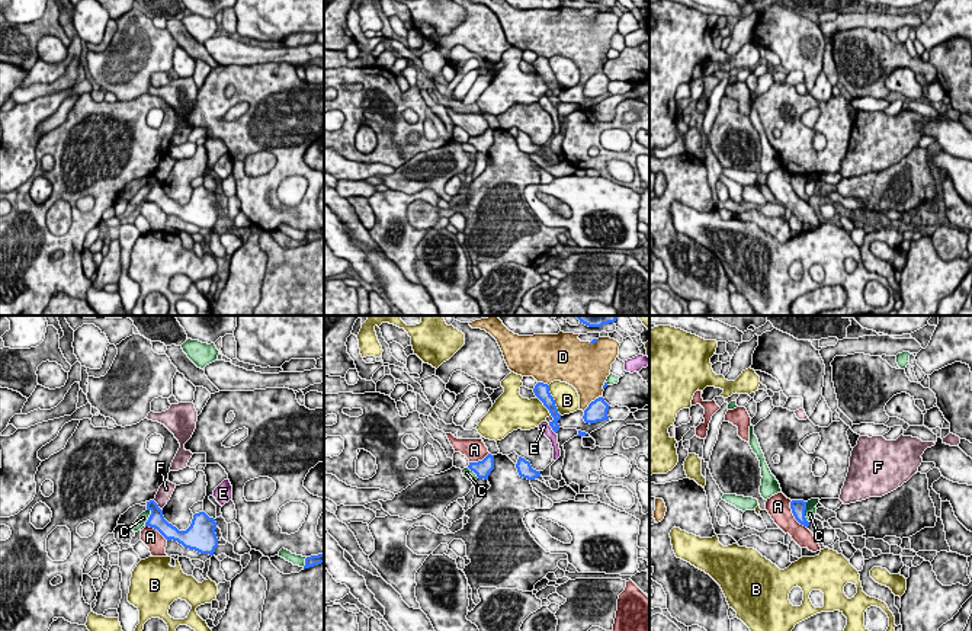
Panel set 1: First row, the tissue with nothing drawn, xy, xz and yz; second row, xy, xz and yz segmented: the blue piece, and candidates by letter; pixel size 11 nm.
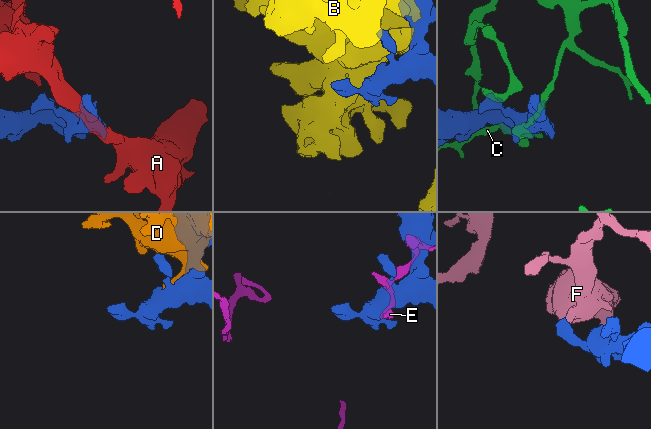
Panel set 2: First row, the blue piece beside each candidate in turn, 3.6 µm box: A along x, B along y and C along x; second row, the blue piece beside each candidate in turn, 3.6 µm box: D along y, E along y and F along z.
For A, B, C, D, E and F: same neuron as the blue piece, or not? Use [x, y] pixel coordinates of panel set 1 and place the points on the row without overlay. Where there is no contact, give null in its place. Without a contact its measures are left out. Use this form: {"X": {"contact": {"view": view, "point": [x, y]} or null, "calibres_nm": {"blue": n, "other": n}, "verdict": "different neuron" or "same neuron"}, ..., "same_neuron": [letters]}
{"A": {"contact": {"view": "yz", "point": [794, 189]}, "calibres_nm": {"blue": 160, "other": 260}, "verdict": "different neuron"}, "B": {"contact": {"view": "xz", "point": [554, 74]}, "calibres_nm": {"blue": 170, "other": 280}, "verdict": "different neuron"}, "C": {"contact": {"view": "yz", "point": [804, 186]}, "calibres_nm": {"blue": 160, "other": 130}, "verdict": "different neuron"}, "D": {"contact": {"view": "xz", "point": [592, 76]}, "calibres_nm": {"blue": 220, "other": 340}, "verdict": "different neuron"}, "E": {"contact": {"view": "xz", "point": [552, 103]}, "calibres_nm": {"blue": 100, "other": 120}, "verdict": "different neuron"}, "F": {"contact": {"view": "xy", "point": [157, 179]}, "calibres_nm": {"blue": 170, "other": 160}, "verdict": "different neuron"}, "same_neuron": []}

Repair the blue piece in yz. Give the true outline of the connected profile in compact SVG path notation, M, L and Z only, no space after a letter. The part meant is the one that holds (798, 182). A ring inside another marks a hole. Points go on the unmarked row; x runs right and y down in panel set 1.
M792 174L790 176L790 183L792 183L792 188L793 188L795 193L801 199L803 199L803 201L808 202L809 201L809 196L805 192L806 177L808 176L803 176L803 174Z

